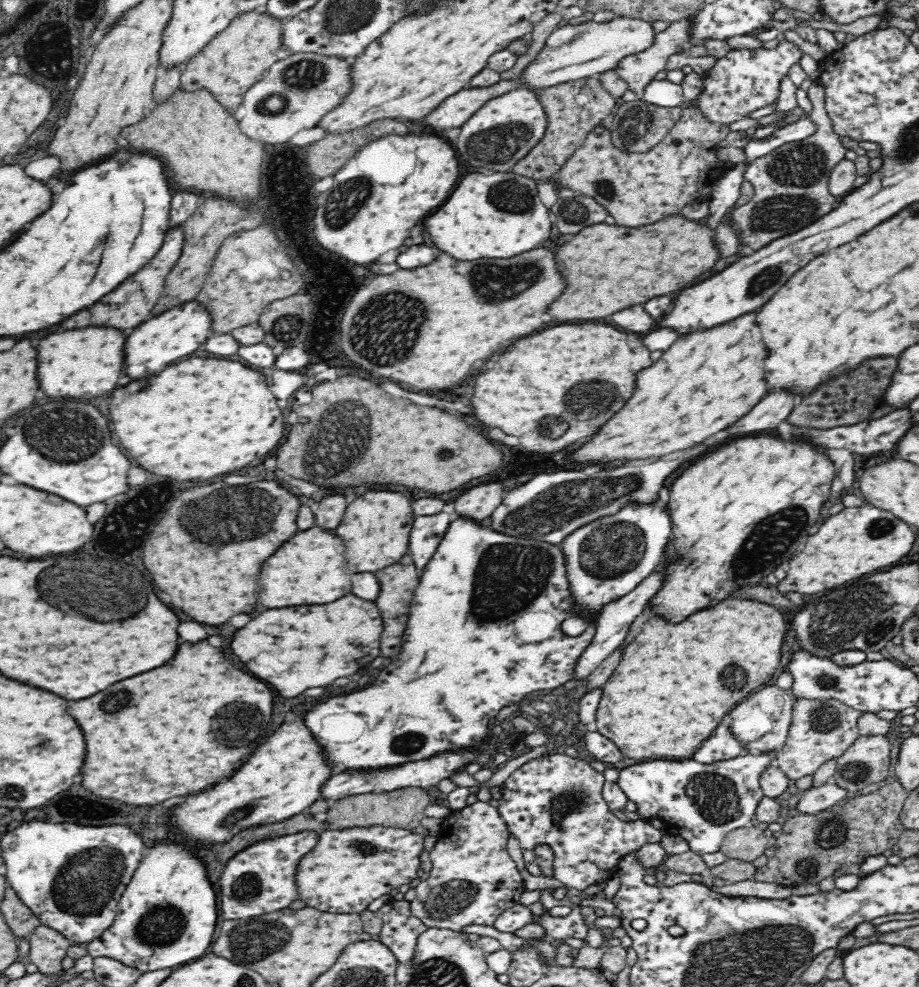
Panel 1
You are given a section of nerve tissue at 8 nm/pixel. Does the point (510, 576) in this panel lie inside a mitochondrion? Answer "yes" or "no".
yes

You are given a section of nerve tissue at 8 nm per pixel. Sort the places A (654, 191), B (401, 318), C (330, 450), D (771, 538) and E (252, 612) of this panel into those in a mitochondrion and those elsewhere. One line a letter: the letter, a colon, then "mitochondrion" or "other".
A: other
B: mitochondrion
C: mitochondrion
D: mitochondrion
E: other

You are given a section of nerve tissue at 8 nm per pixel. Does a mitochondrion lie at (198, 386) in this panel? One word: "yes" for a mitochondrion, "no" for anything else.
no

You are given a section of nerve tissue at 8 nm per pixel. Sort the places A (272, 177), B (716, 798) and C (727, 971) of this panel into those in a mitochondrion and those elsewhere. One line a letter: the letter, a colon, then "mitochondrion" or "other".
A: other
B: mitochondrion
C: mitochondrion

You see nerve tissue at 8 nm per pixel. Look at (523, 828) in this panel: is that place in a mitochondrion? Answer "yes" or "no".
no

